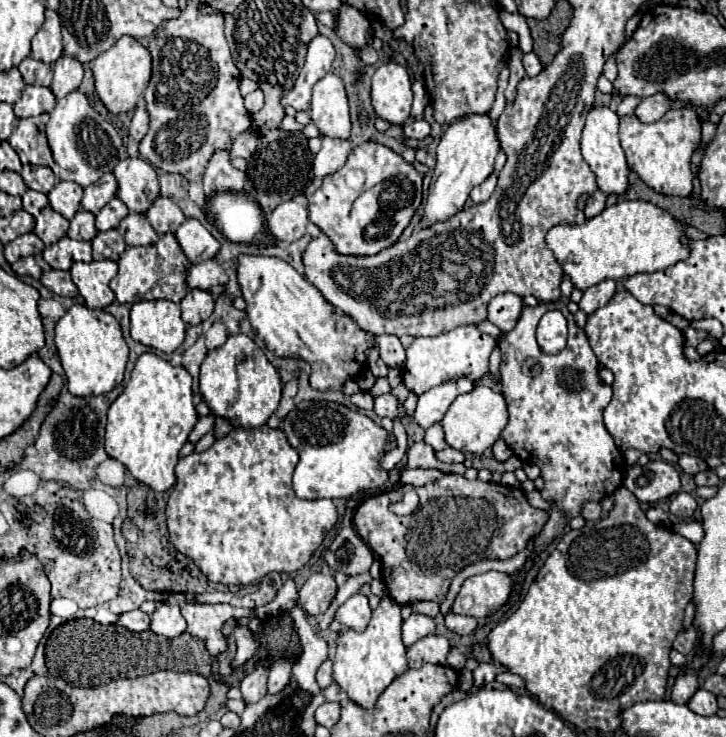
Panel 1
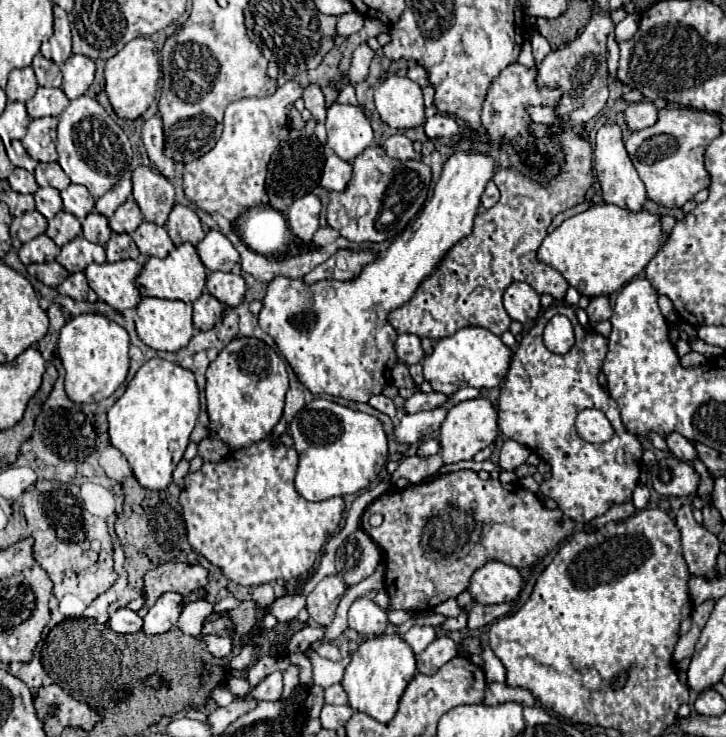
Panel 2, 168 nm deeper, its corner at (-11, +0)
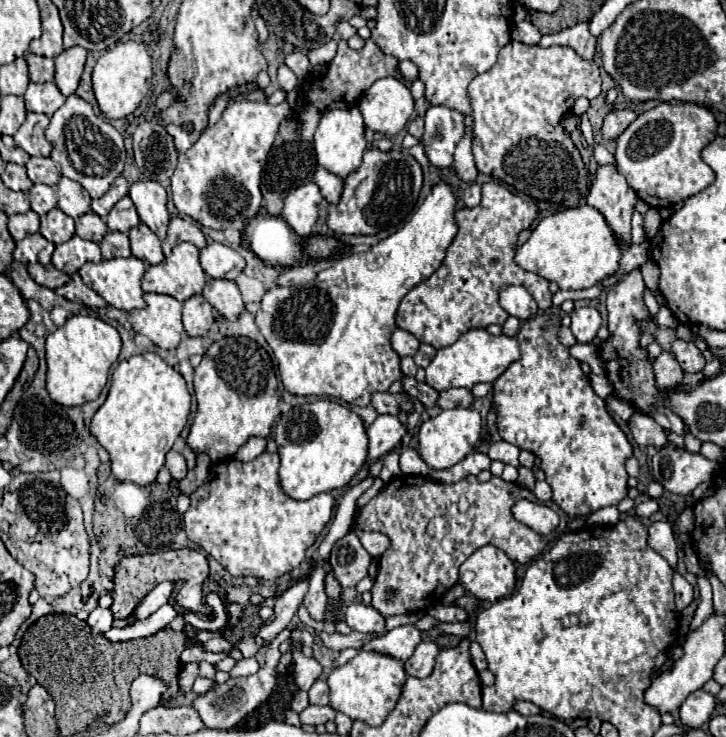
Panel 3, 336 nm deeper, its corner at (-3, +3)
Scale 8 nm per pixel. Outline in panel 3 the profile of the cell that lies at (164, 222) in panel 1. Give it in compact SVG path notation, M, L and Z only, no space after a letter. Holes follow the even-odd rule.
M172 217L170 225L168 225L168 235L162 241L162 250L165 256L170 255L174 245L188 241L192 245L196 245L198 249L202 249L206 245L206 239L200 231L200 227L186 217Z

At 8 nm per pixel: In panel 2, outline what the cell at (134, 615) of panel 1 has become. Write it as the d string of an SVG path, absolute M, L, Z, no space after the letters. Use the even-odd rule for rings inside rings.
M120 608L110 616L108 626L118 634L132 634L132 632L140 632L142 618L128 608Z

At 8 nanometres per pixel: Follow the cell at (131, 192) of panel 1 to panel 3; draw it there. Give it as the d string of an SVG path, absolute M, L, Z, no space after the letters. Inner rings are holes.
M134 181L130 185L130 199L138 209L140 221L164 239L170 221L170 213L166 209L166 189L158 181Z

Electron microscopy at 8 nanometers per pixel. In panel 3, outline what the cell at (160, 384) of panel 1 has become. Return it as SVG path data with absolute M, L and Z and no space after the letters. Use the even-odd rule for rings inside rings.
M142 353L118 363L104 405L92 417L90 433L110 453L112 473L120 481L150 485L164 467L164 457L182 433L190 413L184 377L156 353Z

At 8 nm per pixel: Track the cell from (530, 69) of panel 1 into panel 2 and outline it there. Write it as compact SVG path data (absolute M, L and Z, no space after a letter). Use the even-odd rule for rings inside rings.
M534 32L534 34L532 34L532 50L534 50L534 60L536 60L536 64L540 64L540 62L544 60L544 56L546 56L552 48L550 48L548 40L546 40L544 36L540 36L540 32Z

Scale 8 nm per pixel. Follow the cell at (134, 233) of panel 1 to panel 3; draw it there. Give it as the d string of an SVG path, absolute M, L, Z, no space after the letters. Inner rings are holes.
M144 223L130 229L130 247L132 247L134 257L138 257L150 265L156 265L164 259L158 235Z

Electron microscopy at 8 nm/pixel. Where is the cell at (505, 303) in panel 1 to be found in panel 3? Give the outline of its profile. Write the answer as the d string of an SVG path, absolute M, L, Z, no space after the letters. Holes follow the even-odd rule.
M520 285L504 287L500 291L500 305L508 315L512 315L520 321L526 321L538 313L538 305L536 305L534 297Z

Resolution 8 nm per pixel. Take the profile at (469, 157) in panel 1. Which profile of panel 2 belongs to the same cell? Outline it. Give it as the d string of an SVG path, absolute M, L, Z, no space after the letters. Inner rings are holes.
M458 150L444 164L442 176L434 188L434 196L430 202L424 204L420 216L416 216L416 220L384 252L378 252L372 264L366 264L360 270L360 276L352 280L322 280L312 286L304 284L302 280L278 276L268 284L264 308L258 314L260 328L274 338L278 350L288 360L298 380L314 396L330 394L352 402L368 402L372 396L380 394L384 386L388 386L392 364L398 364L398 356L394 352L394 340L398 334L390 326L388 314L404 306L414 296L422 280L436 270L446 252L472 232L472 222L480 206L480 196L492 176L494 158L490 154L468 154Z

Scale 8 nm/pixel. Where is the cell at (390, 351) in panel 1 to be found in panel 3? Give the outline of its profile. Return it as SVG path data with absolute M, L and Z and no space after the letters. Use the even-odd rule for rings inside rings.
M396 329L394 333L392 333L392 349L400 355L400 357L406 357L406 355L414 355L416 351L418 351L418 347L420 347L420 341L412 335L412 333L408 333L408 331L404 331L404 329Z

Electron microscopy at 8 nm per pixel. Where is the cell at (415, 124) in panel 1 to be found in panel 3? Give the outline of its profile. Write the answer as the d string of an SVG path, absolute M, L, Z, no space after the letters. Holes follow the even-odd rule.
M430 107L424 115L424 123L426 123L426 131L422 137L422 145L426 149L426 155L430 159L432 165L436 167L450 167L454 163L452 155L454 155L454 147L458 145L458 141L464 135L464 117L462 113L448 109L448 107Z

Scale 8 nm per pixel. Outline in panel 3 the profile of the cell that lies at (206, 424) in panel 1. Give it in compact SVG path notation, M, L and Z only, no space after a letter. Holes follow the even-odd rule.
M174 449L168 451L168 455L166 455L166 467L168 467L168 471L172 473L172 477L176 481L180 481L180 479L186 477L186 471L188 471L186 459L178 451L174 451Z

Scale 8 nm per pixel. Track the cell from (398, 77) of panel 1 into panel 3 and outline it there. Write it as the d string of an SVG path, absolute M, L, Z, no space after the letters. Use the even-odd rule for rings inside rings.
M384 77L378 79L366 93L362 93L358 99L358 109L366 127L392 137L412 119L414 99L404 81L396 77Z

